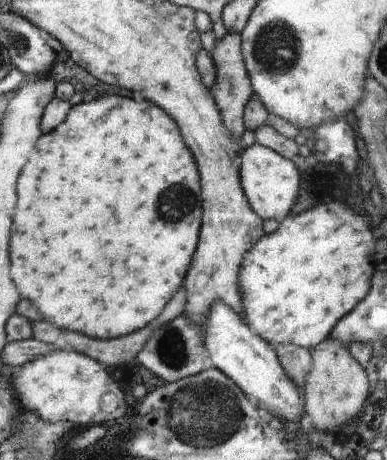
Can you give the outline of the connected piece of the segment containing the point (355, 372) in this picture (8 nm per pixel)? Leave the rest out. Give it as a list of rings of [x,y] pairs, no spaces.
[[[329,337],[318,347],[314,347],[310,350],[310,355],[312,368],[306,376],[302,394],[305,423],[308,428],[328,434],[340,428],[342,424],[346,424],[346,420],[350,420],[362,410],[362,404],[366,402],[368,396],[368,380],[366,380],[366,372],[352,357],[348,347],[334,338]]]

